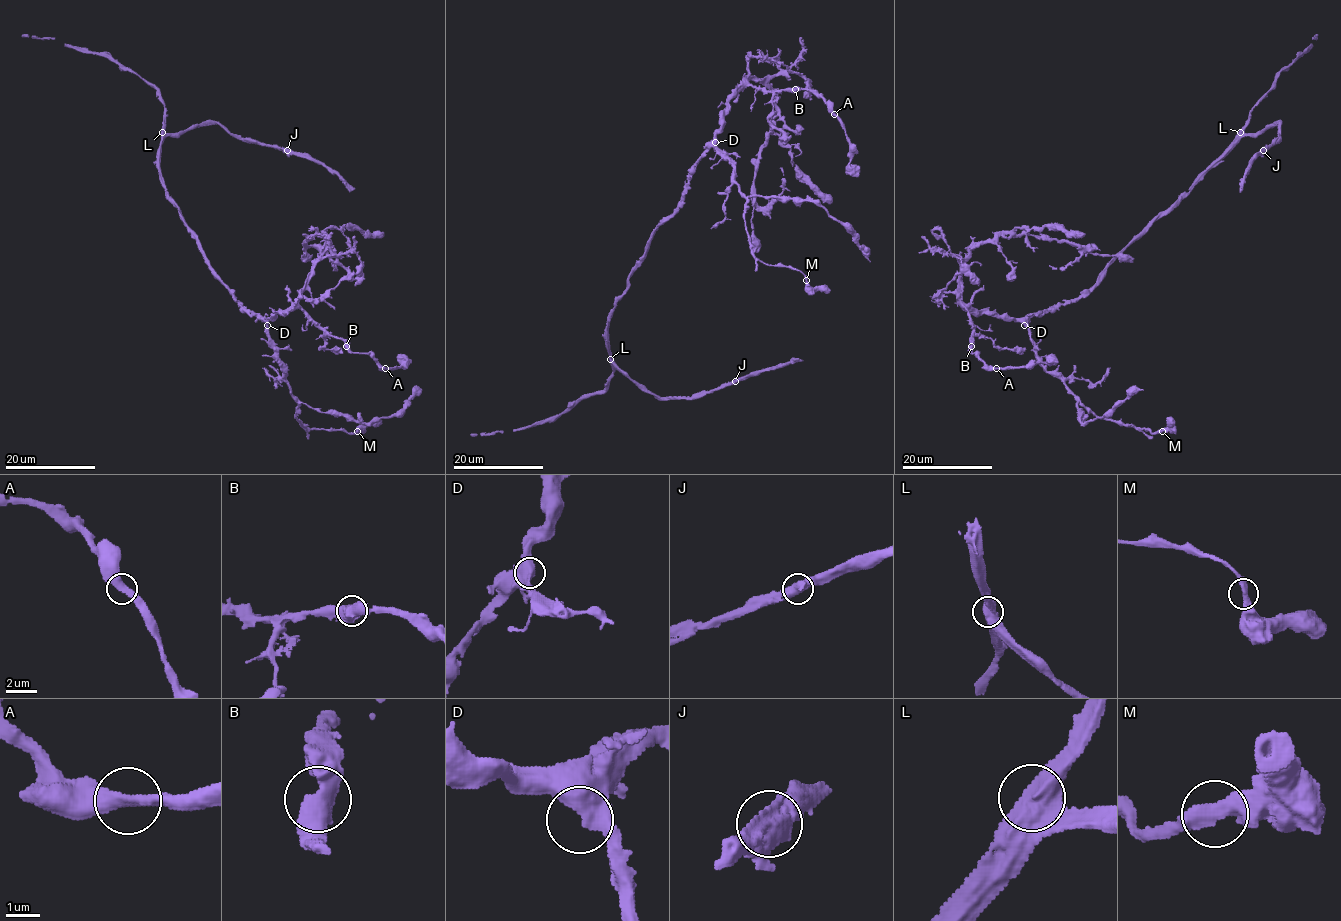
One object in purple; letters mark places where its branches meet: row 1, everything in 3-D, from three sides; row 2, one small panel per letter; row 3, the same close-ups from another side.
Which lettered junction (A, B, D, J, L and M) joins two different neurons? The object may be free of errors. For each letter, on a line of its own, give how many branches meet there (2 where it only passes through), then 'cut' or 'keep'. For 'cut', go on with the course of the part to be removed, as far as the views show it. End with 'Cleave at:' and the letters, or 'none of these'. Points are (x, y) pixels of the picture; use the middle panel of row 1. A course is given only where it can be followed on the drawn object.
A: 2 branches meet; keep
B: 2 branches meet; keep
D: 2 branches meet; keep
J: 3 branches meet; keep
L: 2 branches meet; keep
M: 2 branches meet; keep
Cleave at: none of these

